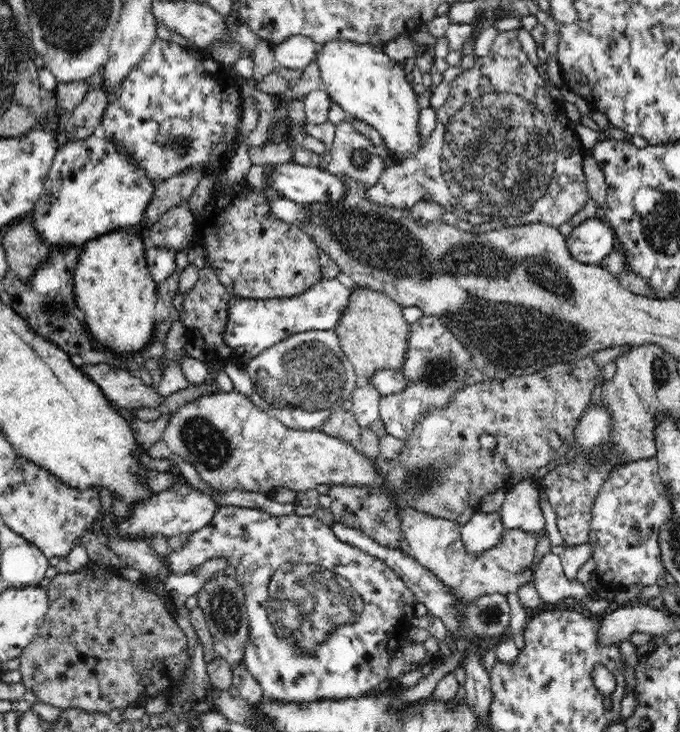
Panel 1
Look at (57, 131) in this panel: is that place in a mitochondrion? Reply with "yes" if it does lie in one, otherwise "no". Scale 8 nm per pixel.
no

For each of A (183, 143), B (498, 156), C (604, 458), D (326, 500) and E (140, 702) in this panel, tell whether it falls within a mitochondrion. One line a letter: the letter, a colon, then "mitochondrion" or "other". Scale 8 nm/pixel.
A: mitochondrion
B: mitochondrion
C: other
D: other
E: other

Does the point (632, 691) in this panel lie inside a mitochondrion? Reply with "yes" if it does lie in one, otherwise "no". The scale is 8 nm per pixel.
no

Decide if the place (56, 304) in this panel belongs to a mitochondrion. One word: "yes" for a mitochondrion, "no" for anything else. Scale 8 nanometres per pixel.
yes

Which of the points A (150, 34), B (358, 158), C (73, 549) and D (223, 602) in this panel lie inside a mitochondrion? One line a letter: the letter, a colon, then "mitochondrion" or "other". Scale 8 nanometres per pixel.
A: other
B: mitochondrion
C: other
D: mitochondrion

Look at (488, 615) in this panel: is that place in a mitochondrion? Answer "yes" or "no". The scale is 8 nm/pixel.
yes

